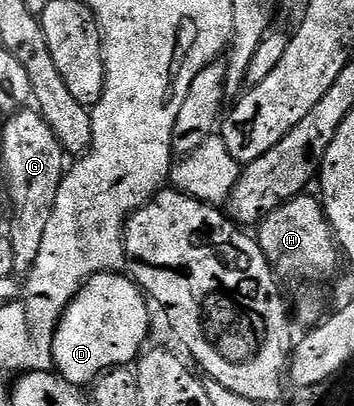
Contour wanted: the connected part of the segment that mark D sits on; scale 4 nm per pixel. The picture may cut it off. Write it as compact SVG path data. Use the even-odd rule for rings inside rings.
M117 272L89 277L62 312L54 332L53 368L58 376L73 385L86 387L107 369L137 362L150 333L149 308L146 294L129 276Z

